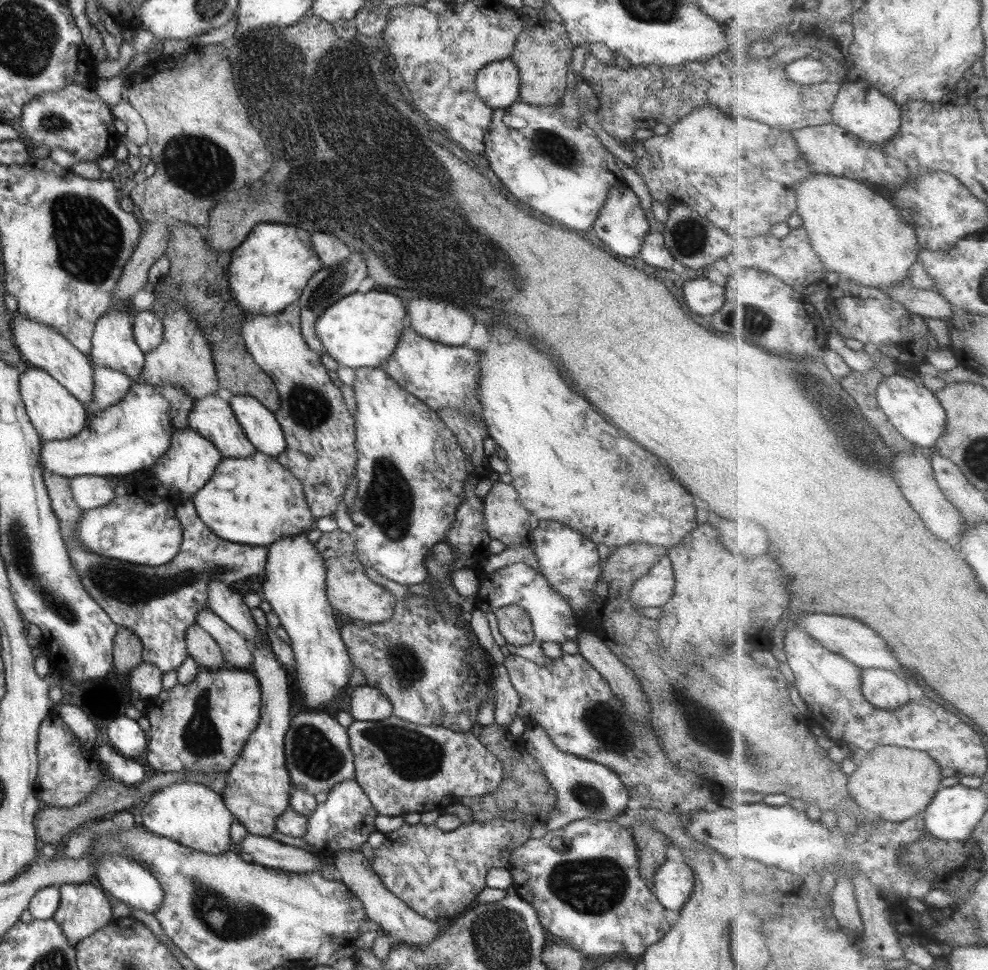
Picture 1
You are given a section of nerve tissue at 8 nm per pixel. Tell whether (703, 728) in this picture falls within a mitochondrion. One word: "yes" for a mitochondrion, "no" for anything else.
yes

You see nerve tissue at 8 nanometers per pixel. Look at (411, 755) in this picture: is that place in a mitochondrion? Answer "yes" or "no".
yes

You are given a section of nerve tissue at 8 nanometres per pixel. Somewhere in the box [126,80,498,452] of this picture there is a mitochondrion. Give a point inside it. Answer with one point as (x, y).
(198, 165)

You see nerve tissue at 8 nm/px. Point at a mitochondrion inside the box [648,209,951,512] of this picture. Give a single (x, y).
(860, 438)

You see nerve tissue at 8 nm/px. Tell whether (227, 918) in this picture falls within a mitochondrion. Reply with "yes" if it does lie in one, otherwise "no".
yes

